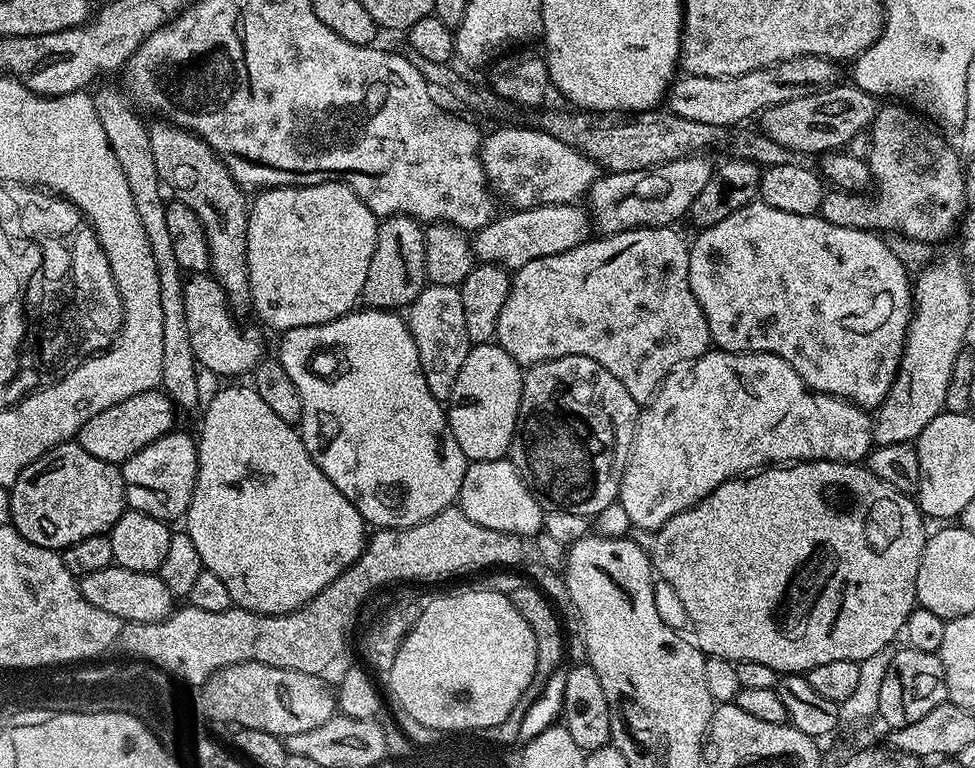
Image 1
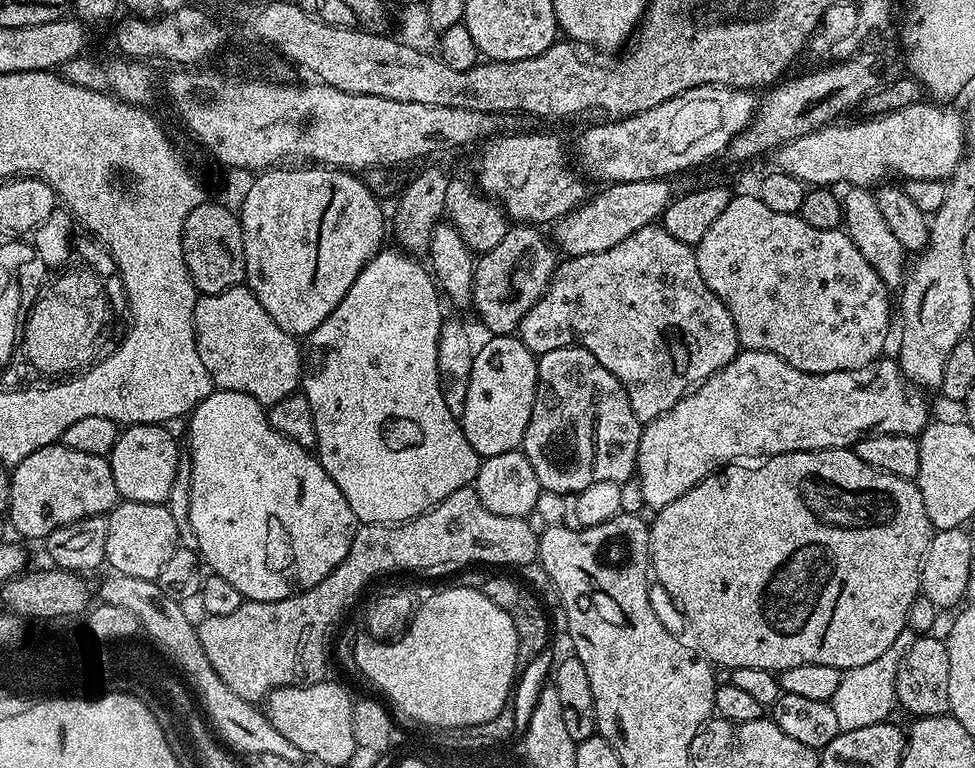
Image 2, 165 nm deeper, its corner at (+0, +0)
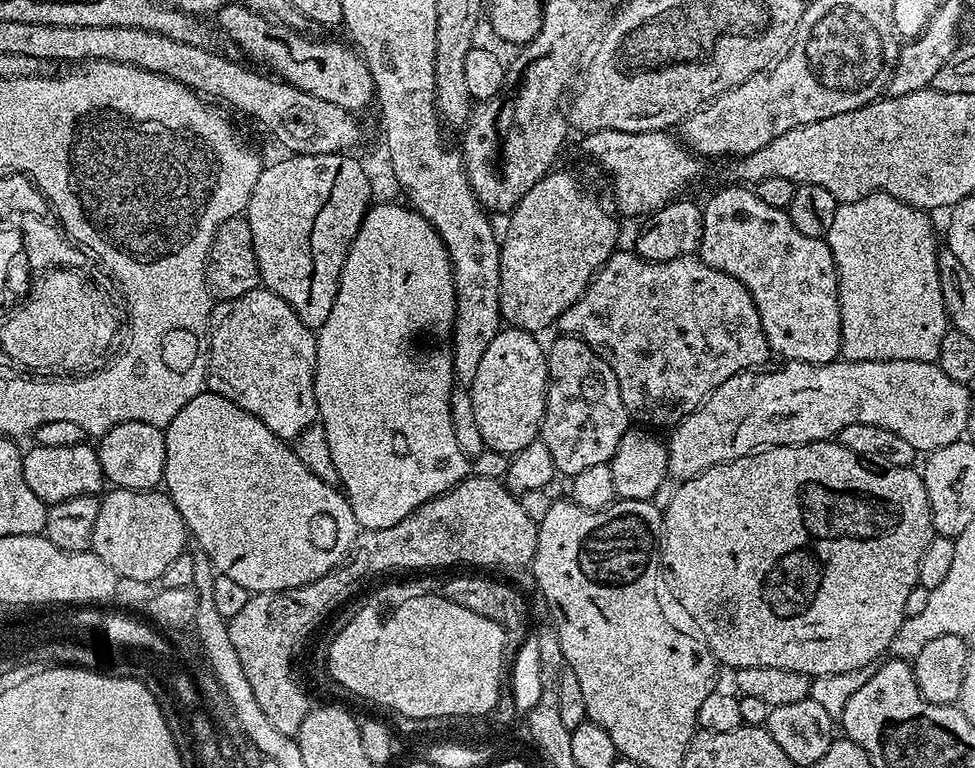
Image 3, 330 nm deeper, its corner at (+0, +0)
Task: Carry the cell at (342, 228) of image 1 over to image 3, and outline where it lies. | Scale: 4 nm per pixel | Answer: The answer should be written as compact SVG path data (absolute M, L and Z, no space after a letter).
M335 152L334 154L314 154L313 156L297 156L295 154L285 155L285 160L280 160L277 164L272 164L269 166L261 167L260 169L260 177L258 178L258 182L254 182L254 194L250 194L250 202L248 203L248 207L246 209L246 219L248 225L250 226L250 234L254 238L254 254L258 258L258 270L260 271L260 283L265 288L269 288L271 292L274 294L278 294L278 298L282 298L282 302L286 302L290 306L290 310L294 310L294 314L298 314L298 318L303 322L308 328L313 330L318 330L324 325L326 322L326 318L330 318L330 310L334 310L334 298L338 294L338 286L340 285L340 275L342 274L342 266L346 262L346 254L350 250L350 246L352 245L352 239L356 237L358 234L358 230L360 229L360 223L364 221L364 215L368 213L368 209L370 205L373 203L374 197L372 197L372 184L368 181L368 172L363 168L362 165L359 164L358 161L352 157L352 154L345 154L342 152Z

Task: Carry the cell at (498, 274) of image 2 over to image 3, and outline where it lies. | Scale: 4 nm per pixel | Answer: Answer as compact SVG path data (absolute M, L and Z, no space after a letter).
M553 170L547 176L543 176L537 184L530 186L530 190L526 190L526 194L517 202L516 207L512 209L507 217L508 229L502 232L500 240L500 281L498 282L498 302L500 303L500 318L505 325L520 328L524 332L540 334L543 328L552 328L556 320L570 306L574 306L574 302L578 302L578 298L588 289L588 283L596 275L596 271L612 257L613 252L617 251L618 244L616 239L620 236L620 228L616 225L617 217L607 212L602 205L596 204L596 200L580 185L580 180L572 172L559 172Z

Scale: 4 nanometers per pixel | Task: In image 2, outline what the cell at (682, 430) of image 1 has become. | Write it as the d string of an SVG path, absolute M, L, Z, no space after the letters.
M741 350L737 352L729 364L722 370L718 370L710 379L692 389L687 396L683 396L674 407L666 410L658 418L651 420L649 424L643 425L640 433L640 445L638 446L638 458L636 459L635 475L641 488L642 498L649 509L659 510L665 508L676 498L681 498L688 490L694 487L700 480L712 475L713 472L731 465L733 462L740 462L743 456L760 456L756 458L767 458L777 456L783 452L813 452L814 450L826 450L827 448L852 448L856 441L869 434L881 432L882 434L898 434L899 436L919 437L925 427L930 423L928 416L928 404L924 401L925 393L920 390L908 393L910 382L905 378L903 370L895 359L881 358L874 363L868 364L865 368L859 368L853 372L803 372L794 366L790 366L782 358L778 358L769 352L750 352Z

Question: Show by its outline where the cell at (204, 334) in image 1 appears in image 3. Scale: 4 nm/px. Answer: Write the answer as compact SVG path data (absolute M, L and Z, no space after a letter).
M261 286L250 290L250 294L242 294L242 298L230 298L229 300L213 303L210 322L208 323L207 391L217 392L222 398L230 398L230 402L234 402L242 410L254 414L254 418L258 418L258 422L262 422L262 426L266 426L266 430L273 432L280 440L285 442L295 441L296 437L301 436L307 428L313 427L317 423L316 399L314 398L315 369L316 332L304 325L298 318L298 314L294 314L294 310L290 310L290 306L286 302L282 302L282 298L278 298L278 294L274 294L269 288Z

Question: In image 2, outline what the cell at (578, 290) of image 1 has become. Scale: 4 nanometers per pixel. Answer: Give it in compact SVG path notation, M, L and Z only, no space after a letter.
M649 226L642 230L634 230L634 234L630 234L630 238L618 242L618 246L610 246L610 250L602 250L602 254L582 254L561 259L557 263L556 273L552 275L552 280L542 294L542 298L538 298L538 302L534 302L534 306L530 306L526 318L522 318L518 335L521 342L537 358L546 355L550 350L573 346L582 347L590 354L594 354L594 358L598 358L598 362L602 362L602 366L606 366L606 370L610 370L610 374L614 374L614 378L618 378L618 382L622 382L622 386L630 398L630 406L639 418L641 425L649 424L654 418L666 414L666 410L674 407L683 396L687 396L693 388L710 379L718 370L725 368L737 352L741 351L738 330L734 326L734 318L730 318L730 310L726 310L726 306L722 306L718 294L714 294L714 290L710 290L710 286L706 286L702 274L698 274L698 262L693 245L678 242L678 238L670 238L670 234L666 234L663 226Z

